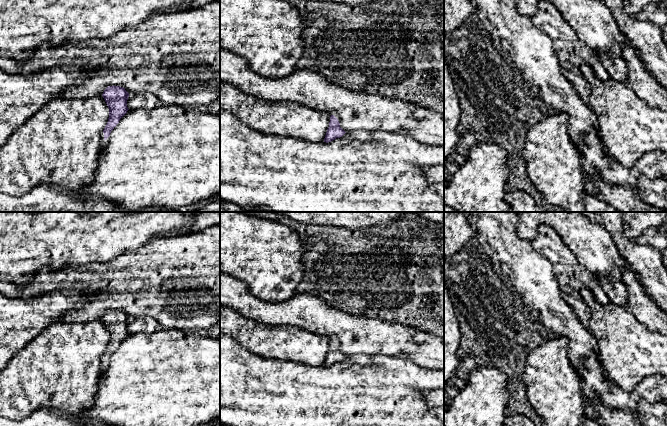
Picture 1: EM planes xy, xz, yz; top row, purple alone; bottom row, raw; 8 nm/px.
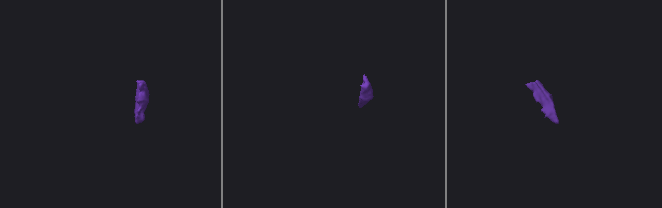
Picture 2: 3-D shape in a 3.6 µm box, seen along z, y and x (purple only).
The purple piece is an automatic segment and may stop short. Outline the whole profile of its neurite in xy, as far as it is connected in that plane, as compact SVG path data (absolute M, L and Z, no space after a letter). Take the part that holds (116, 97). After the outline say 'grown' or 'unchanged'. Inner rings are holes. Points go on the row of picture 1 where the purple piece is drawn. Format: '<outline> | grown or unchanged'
M113 85L108 86L104 90L102 96L109 108L108 122L101 133L101 148L104 149L109 143L111 131L129 110L127 107L129 93L125 90L125 88Z | grown

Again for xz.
M335 112L328 113L330 115L329 127L327 129L324 142L328 143L336 138L342 137L346 132L340 127L340 117Z | grown

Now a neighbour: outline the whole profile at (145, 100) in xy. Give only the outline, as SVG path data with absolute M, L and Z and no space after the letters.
M148 92L129 94L127 100L129 110L137 108L150 110L160 105L162 105L161 101L155 95Z

